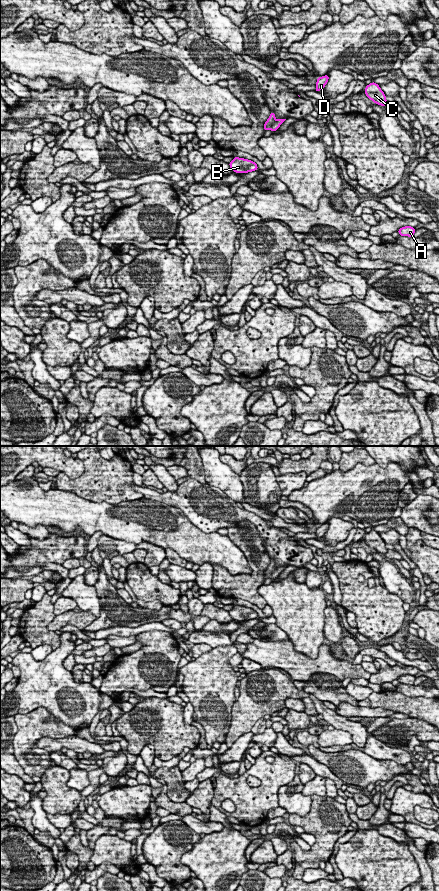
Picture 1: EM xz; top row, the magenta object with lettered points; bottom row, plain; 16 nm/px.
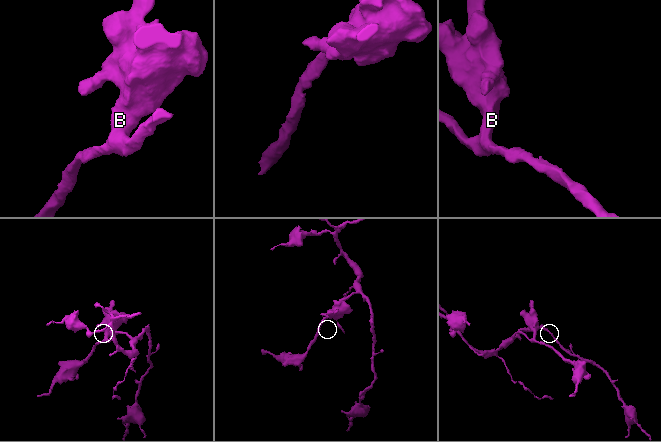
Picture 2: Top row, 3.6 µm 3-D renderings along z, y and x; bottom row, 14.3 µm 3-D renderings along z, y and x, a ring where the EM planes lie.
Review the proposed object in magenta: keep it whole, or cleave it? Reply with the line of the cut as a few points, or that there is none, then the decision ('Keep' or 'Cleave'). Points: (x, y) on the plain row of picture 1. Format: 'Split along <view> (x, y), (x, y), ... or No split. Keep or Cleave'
No split. Keep

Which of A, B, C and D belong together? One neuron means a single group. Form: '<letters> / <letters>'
A B C D

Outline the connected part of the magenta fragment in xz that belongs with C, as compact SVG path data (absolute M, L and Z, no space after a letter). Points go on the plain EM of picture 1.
M375 530L366 533L365 542L374 551L381 553L383 555L387 553L386 543L381 538L379 533L376 532Z

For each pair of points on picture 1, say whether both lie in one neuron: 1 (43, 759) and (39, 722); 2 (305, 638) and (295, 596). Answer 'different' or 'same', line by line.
1: same
2: same

